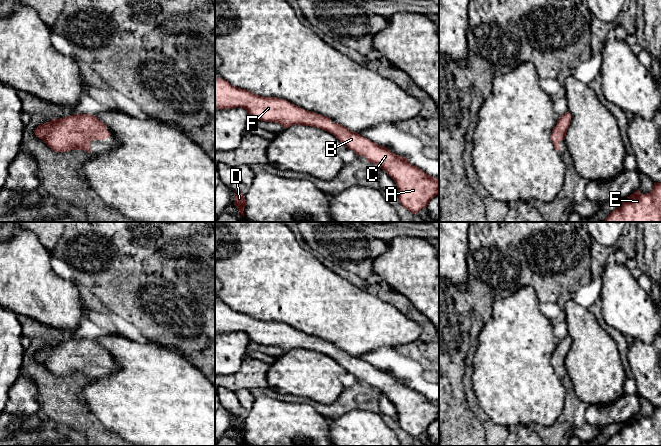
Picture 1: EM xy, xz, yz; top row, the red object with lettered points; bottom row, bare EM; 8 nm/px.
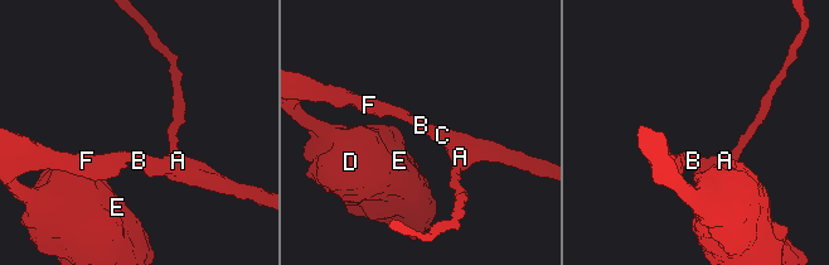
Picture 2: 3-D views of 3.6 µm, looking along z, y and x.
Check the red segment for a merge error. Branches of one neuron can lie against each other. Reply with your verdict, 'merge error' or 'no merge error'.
no merge error

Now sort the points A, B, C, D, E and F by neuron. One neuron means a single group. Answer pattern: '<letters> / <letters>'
A B C D E F

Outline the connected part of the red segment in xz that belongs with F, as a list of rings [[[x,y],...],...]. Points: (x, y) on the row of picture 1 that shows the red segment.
[[[215,77],[215,109],[236,107],[245,109],[251,118],[276,122],[284,128],[292,125],[311,126],[334,135],[348,149],[385,170],[397,185],[400,204],[413,214],[427,207],[430,200],[439,194],[439,179],[428,175],[410,164],[407,158],[394,154],[388,148],[338,123],[332,123],[326,116],[307,111],[284,99],[257,95]]]

